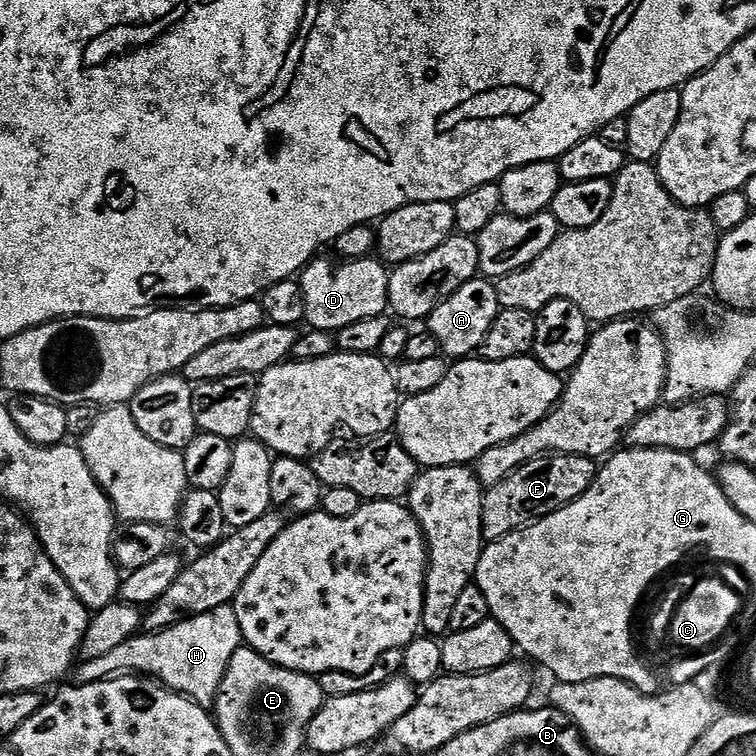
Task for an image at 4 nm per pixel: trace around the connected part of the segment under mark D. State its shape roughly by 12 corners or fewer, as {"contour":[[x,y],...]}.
{"contour":[[313,258],[298,279],[306,324],[341,332],[388,307],[379,259]]}

